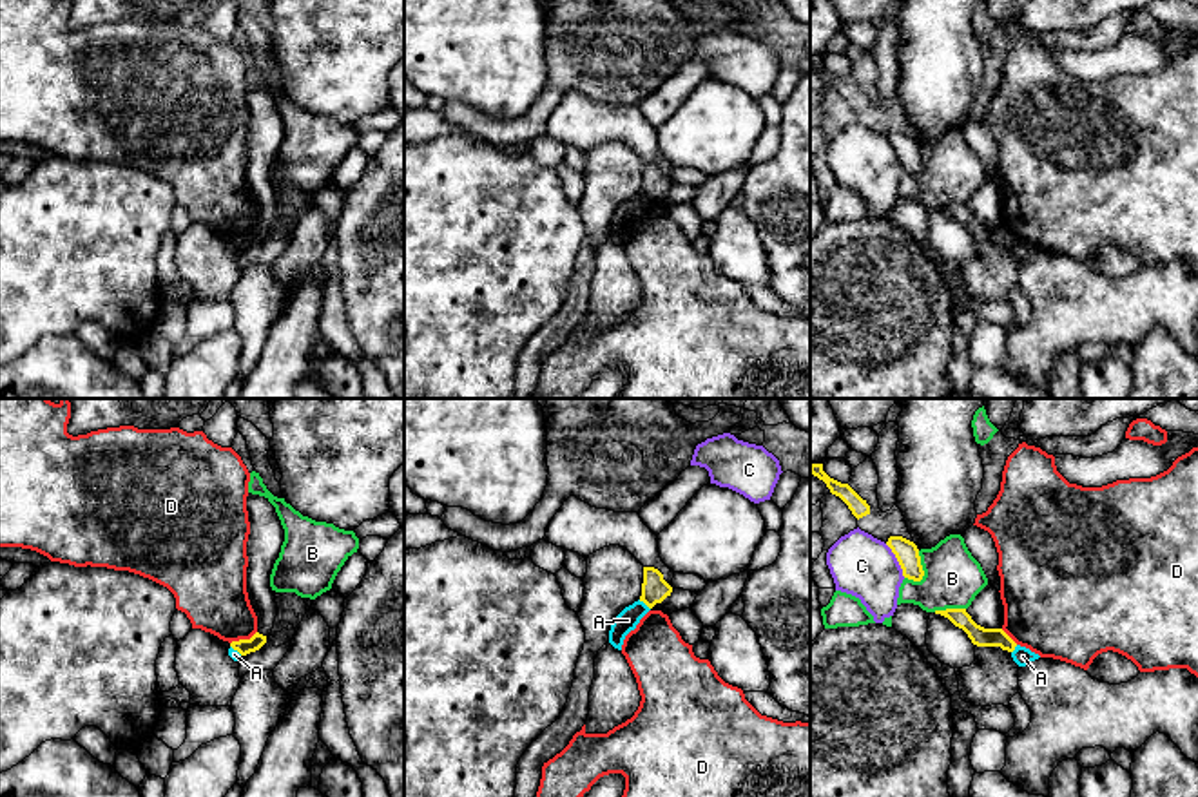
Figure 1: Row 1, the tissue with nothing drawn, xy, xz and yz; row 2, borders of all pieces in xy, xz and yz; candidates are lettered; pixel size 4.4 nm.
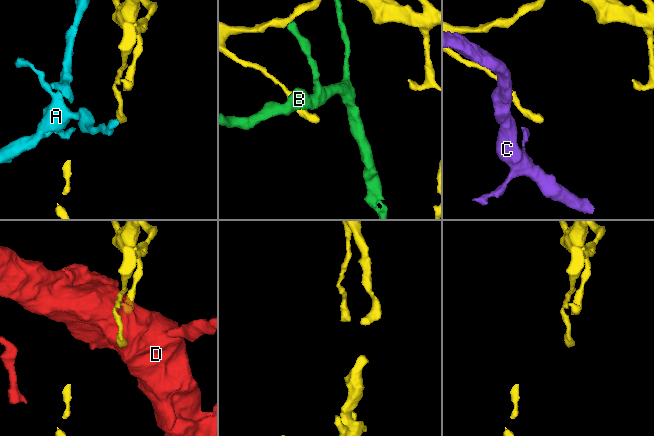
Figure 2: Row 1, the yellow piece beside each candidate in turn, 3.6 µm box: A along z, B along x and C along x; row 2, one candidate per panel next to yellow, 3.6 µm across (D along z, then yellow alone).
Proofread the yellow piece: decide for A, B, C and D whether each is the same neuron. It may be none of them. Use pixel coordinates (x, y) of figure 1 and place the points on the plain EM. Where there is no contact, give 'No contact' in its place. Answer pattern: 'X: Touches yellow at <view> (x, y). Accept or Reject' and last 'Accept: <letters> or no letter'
A: Touches yellow at xz (644, 196). Reject
B: Touches yellow at yz (921, 163). Reject
C: Touches yellow at yz (898, 154). Reject
D: Touches yellow at xy (243, 234). Reject
Accept: no letter

